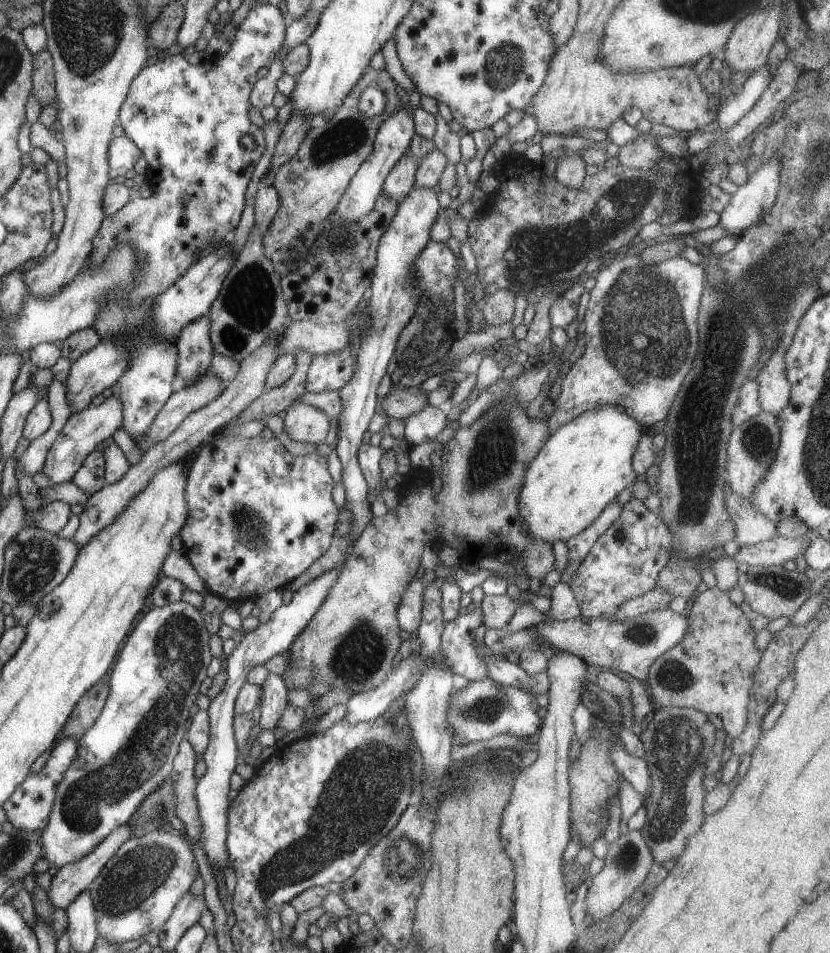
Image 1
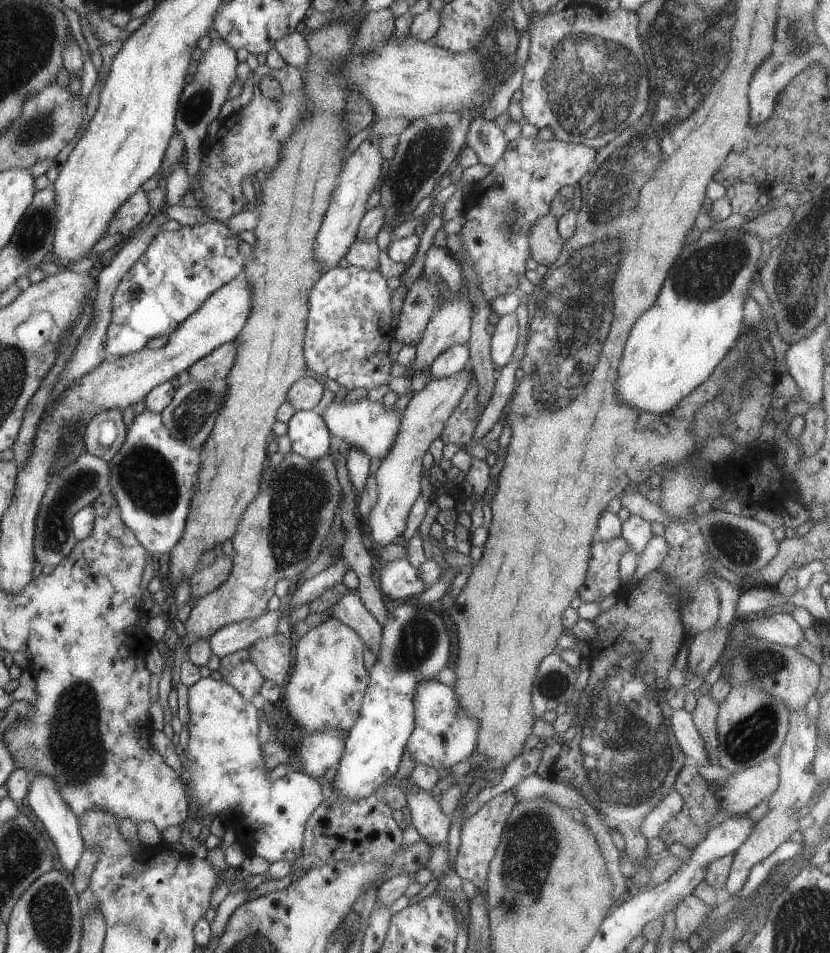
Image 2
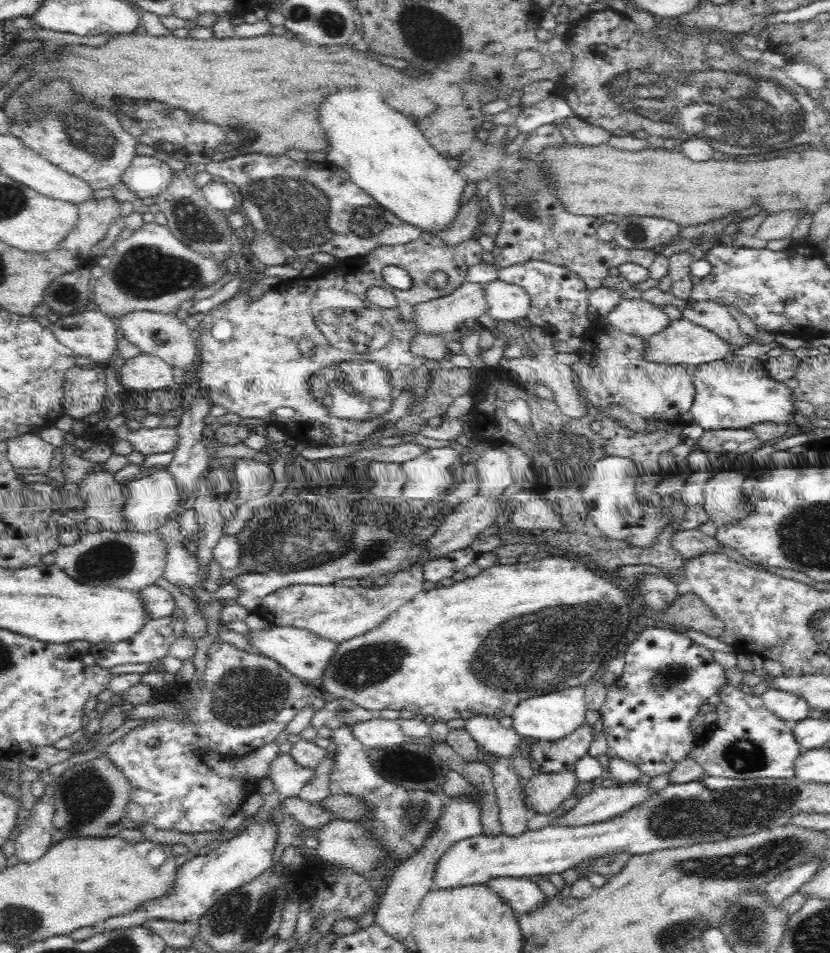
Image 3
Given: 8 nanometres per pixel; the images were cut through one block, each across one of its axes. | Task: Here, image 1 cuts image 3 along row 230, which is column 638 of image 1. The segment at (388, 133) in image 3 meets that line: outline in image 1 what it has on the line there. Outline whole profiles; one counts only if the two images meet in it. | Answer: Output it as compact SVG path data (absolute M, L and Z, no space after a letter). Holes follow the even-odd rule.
M618 405L580 413L553 432L527 466L519 494L523 530L541 541L554 543L585 531L621 490L636 482L632 455L646 431Z

